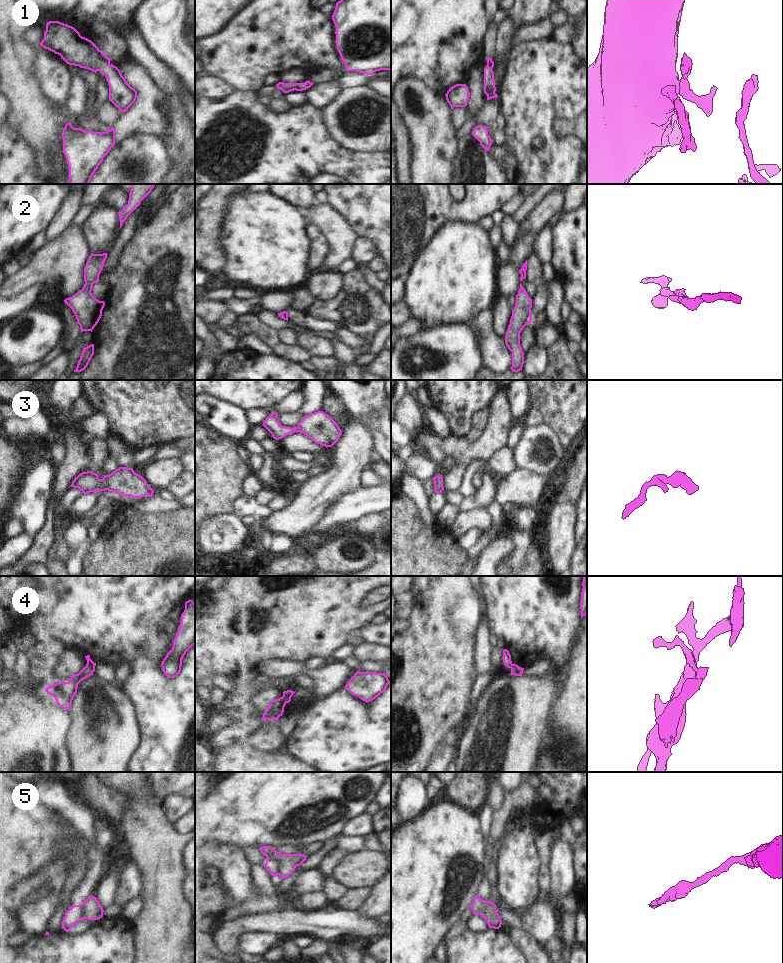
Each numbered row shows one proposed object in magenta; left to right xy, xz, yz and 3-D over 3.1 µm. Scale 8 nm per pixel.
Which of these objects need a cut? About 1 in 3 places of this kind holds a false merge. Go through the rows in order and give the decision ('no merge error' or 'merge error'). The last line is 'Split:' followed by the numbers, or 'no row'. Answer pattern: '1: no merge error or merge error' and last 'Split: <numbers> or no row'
1: no merge error
2: no merge error
3: no merge error
4: merge error
5: merge error
Split: 4, 5

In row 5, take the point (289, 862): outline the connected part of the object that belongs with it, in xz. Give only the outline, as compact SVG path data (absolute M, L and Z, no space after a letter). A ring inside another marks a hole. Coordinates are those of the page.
M263 846L259 850L267 858L273 858L281 864L281 869L278 873L281 878L287 878L307 858L304 854L282 854L271 846Z

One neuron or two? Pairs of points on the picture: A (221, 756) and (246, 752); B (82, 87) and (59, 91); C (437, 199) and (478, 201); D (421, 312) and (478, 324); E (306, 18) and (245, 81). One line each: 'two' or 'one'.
A: one
B: two
C: one
D: two
E: one

